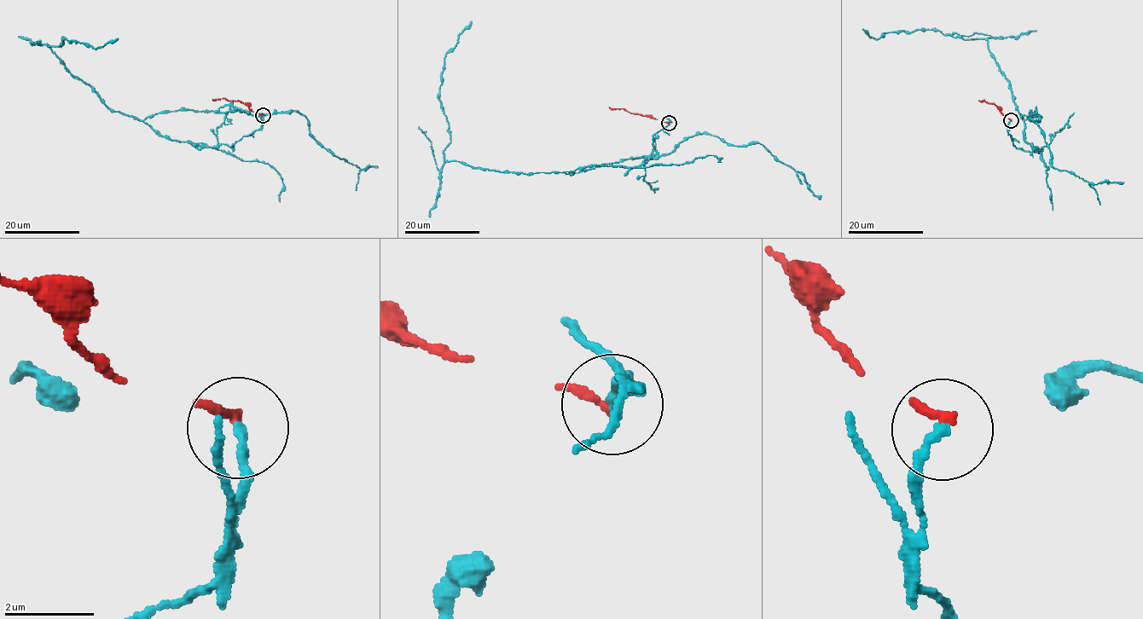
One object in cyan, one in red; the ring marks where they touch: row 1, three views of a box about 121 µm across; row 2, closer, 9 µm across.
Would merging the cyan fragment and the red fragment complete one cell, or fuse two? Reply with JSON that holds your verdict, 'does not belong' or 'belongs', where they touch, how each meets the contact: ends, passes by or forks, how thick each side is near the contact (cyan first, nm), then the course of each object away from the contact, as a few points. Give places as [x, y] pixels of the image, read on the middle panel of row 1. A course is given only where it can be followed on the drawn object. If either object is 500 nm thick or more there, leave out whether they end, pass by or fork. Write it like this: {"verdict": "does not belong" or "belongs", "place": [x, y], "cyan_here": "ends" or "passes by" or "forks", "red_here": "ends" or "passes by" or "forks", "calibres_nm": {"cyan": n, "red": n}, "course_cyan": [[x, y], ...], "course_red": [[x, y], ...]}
{"verdict": "does not belong", "place": [669, 123], "cyan_here": "ends", "red_here": "ends", "calibres_nm": {"cyan": 200, "red": 200}, "course_cyan": [[669, 123], [638, 167], [565, 172], [658, 159], [707, 133], [759, 143], [820, 199]], "course_red": [[669, 123], [609, 107]]}

